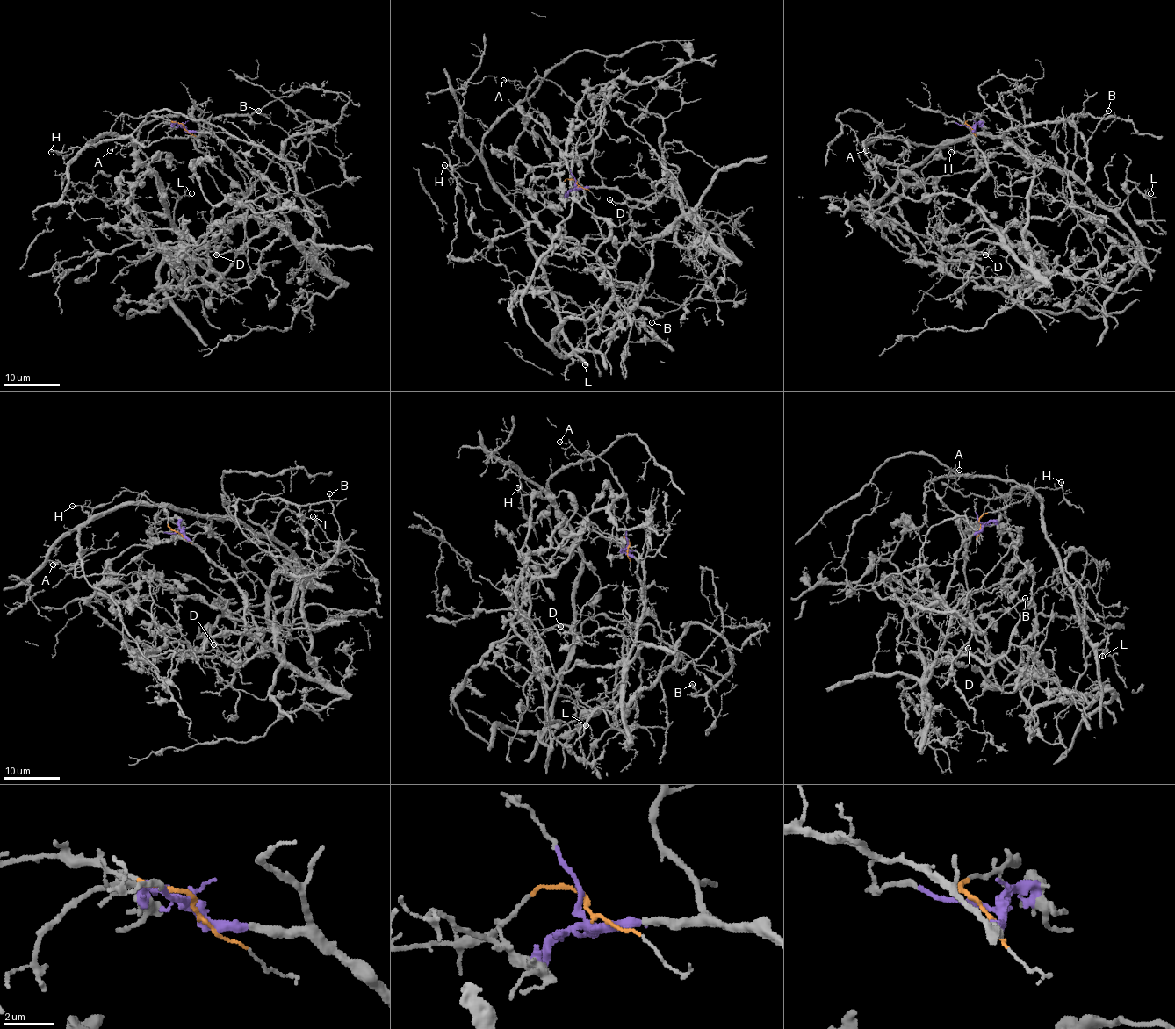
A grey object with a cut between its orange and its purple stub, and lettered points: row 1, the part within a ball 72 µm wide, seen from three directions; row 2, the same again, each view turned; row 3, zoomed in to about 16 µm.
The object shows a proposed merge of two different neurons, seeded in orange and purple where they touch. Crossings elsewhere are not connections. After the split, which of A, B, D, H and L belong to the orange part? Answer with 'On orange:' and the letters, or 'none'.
On orange: A, H, L

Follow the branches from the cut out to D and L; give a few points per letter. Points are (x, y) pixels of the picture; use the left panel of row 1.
D: (183, 126), (210, 133), (259, 173), (277, 194), (287, 220), (262, 254), (241, 247), (216, 255)
L: (183, 126), (154, 115), (121, 114), (111, 131), (126, 136), (153, 171), (165, 209), (169, 188), (191, 194)

